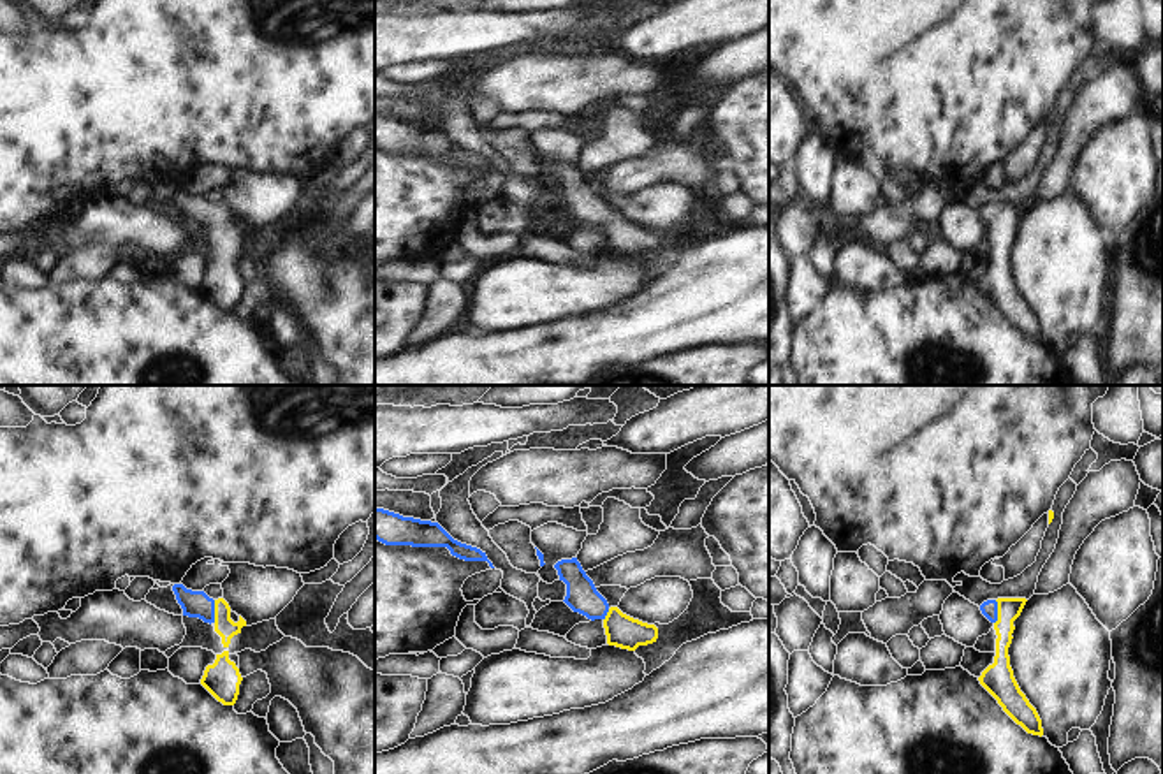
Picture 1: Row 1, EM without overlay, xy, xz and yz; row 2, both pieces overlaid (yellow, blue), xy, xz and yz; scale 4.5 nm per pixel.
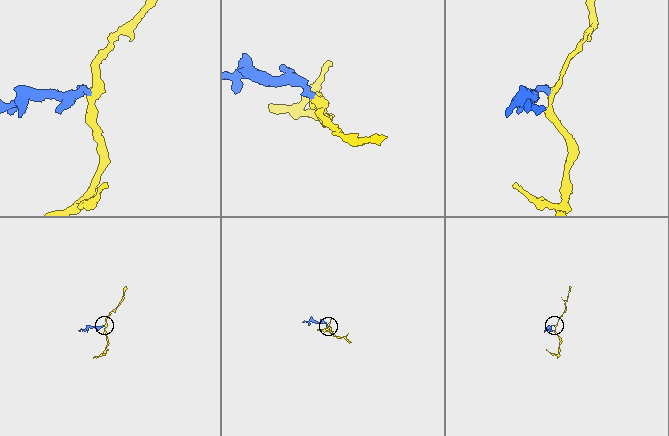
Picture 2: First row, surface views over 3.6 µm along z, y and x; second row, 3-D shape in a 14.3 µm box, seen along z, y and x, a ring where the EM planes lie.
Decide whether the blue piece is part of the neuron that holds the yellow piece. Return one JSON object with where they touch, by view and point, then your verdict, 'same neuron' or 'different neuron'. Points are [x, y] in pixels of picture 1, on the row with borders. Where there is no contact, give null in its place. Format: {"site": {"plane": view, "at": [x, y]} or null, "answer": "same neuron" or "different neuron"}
{"site": {"plane": "yz", "at": [998, 613]}, "answer": "same neuron"}

